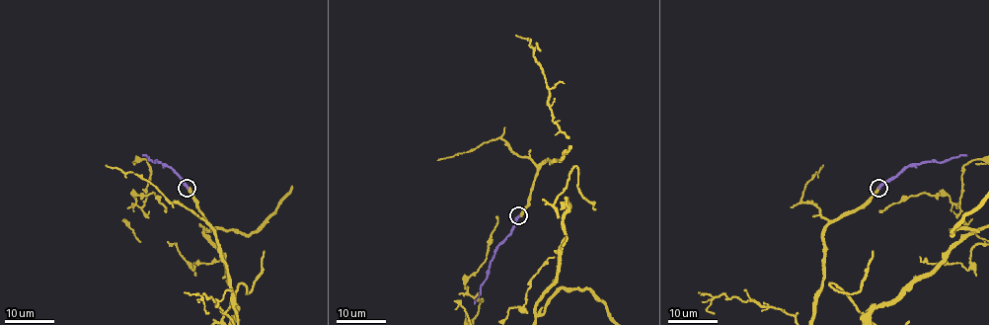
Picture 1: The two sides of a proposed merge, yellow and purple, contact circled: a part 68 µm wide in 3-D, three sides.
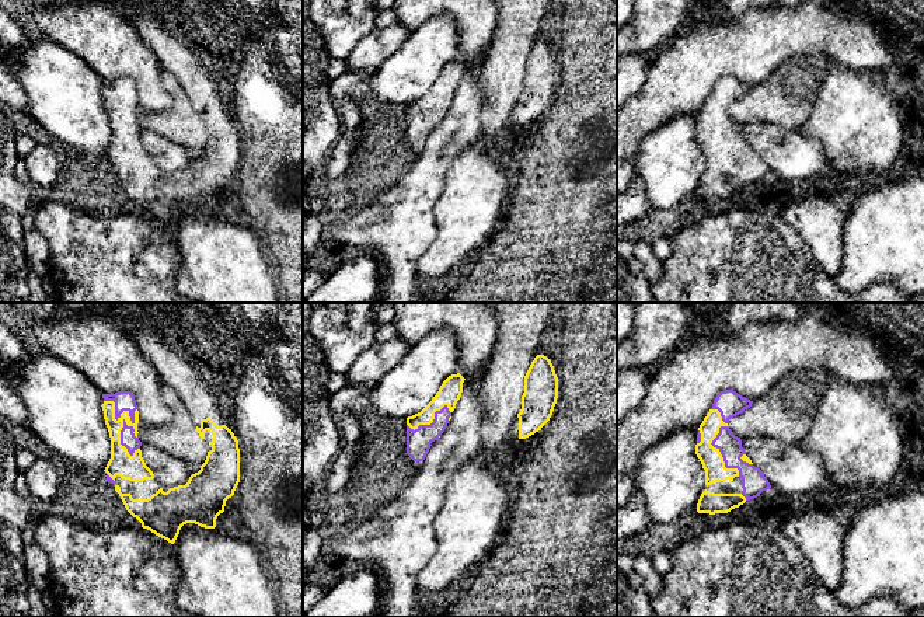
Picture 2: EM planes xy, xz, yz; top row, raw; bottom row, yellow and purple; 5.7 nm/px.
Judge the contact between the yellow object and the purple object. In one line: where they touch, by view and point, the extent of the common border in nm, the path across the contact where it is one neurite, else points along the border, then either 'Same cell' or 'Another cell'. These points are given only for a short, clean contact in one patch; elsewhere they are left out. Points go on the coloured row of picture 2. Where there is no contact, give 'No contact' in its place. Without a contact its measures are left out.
Touches yellow at xy (129, 419). Shared border 360 nm. Same cell

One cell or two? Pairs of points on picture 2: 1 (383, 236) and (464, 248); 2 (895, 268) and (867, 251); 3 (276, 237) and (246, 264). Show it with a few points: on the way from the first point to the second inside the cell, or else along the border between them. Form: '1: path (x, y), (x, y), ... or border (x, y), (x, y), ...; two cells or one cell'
1: border (432, 209), (436, 237), (419, 258), (417, 272); two cells
2: path (888, 261), (878, 251), (874, 251); one cell
3: border (258, 246), (261, 250); two cells

